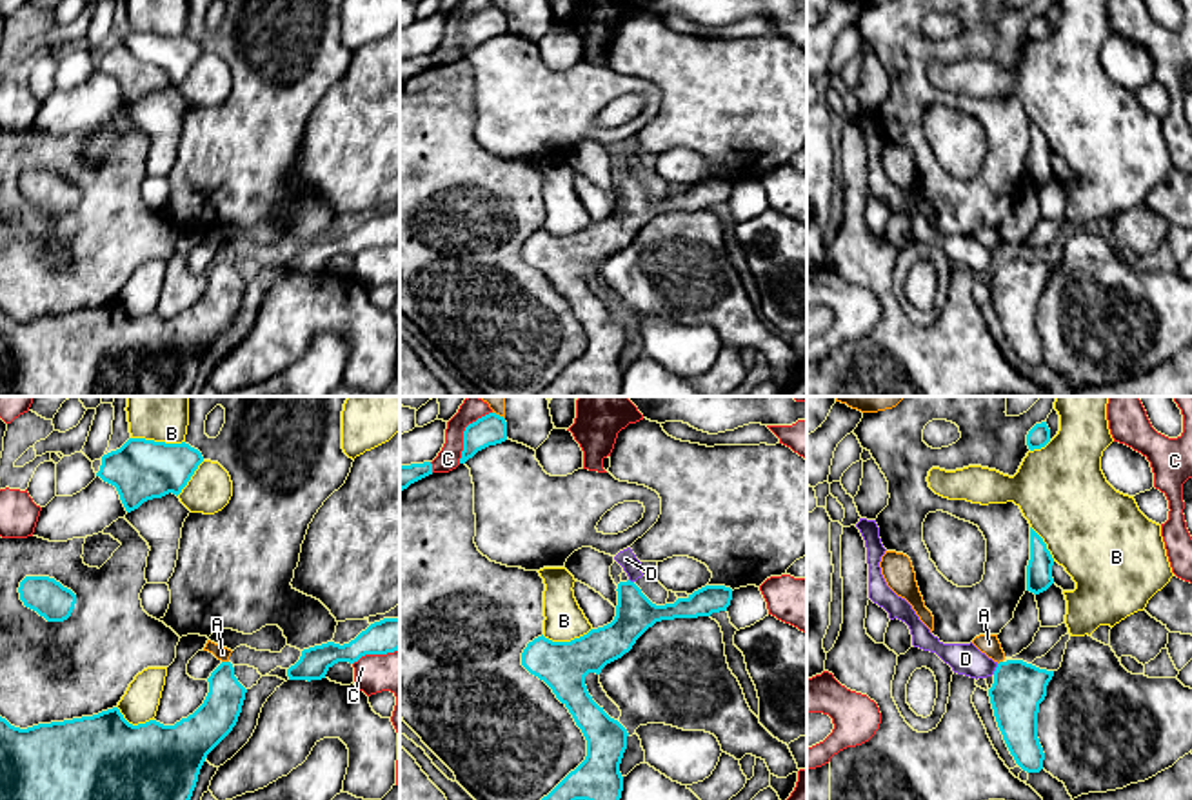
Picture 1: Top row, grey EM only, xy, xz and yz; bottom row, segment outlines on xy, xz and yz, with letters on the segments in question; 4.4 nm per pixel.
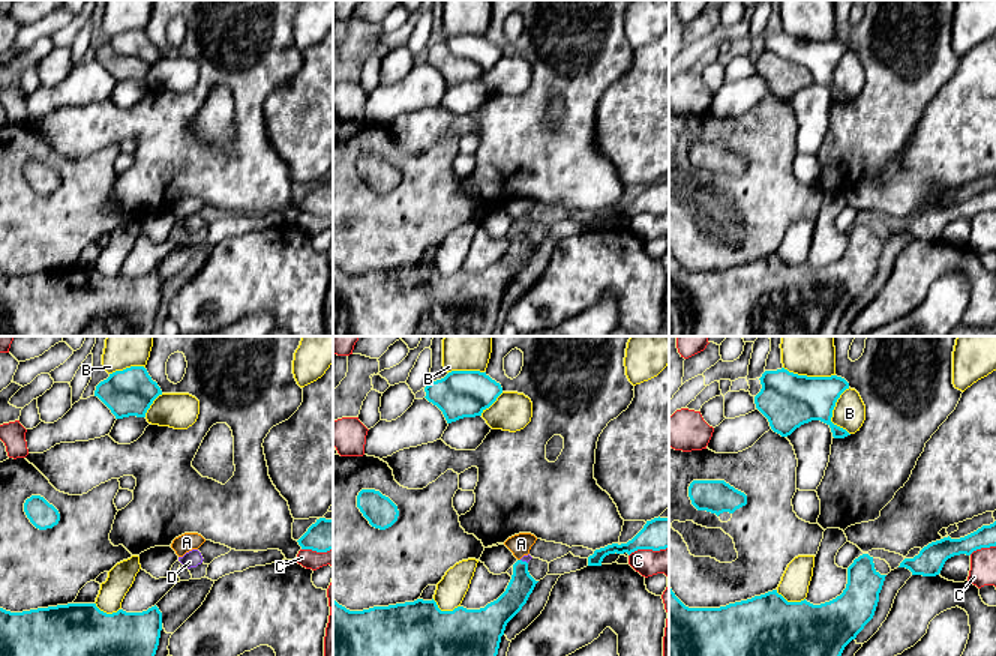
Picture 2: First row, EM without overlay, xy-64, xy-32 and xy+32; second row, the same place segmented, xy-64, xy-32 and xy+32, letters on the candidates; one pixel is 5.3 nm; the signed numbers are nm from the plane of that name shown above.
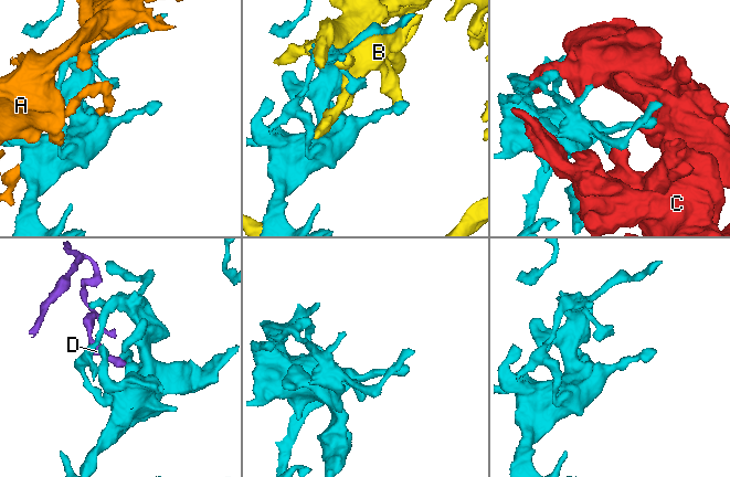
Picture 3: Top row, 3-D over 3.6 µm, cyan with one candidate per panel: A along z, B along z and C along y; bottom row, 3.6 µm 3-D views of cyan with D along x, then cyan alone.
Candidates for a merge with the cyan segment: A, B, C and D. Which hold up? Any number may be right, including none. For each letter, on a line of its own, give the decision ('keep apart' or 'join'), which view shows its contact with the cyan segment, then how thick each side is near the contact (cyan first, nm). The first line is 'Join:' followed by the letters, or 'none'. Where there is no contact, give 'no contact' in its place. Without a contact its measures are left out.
Join: none
A: keep apart | xy | 170/60 nm
B: keep apart | xy | 280/280 nm
C: keep apart | xz | 140/110 nm
D: keep apart | yz | 240/140 nm

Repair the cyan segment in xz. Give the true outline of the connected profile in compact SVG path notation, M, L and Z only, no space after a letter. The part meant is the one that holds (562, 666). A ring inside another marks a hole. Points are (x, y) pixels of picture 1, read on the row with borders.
M627 580L618 584L616 616L571 642L552 642L543 635L527 644L522 665L543 680L569 709L587 740L585 760L541 800L620 800L623 776L620 764L627 749L627 729L611 718L587 691L585 676L632 649L656 622L710 616L727 611L732 589L705 585L674 604L656 605Z

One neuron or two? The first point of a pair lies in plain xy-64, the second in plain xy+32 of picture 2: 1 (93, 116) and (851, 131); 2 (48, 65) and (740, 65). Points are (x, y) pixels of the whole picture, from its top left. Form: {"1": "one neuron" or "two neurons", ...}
{"1": "one neuron", "2": "one neuron"}

